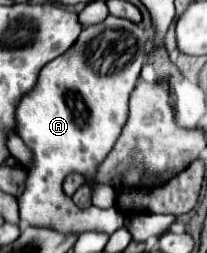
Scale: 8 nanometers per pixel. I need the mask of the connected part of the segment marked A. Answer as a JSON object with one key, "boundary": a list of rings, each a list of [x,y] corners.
{"boundary":[[[109,16],[101,24],[83,28],[77,42],[65,54],[57,56],[47,66],[43,66],[35,90],[25,94],[17,106],[19,136],[33,150],[35,156],[33,166],[29,168],[27,188],[19,198],[21,226],[41,226],[57,230],[61,234],[77,234],[77,236],[83,232],[112,234],[124,226],[125,216],[115,206],[108,210],[94,205],[87,209],[78,208],[71,198],[63,194],[61,184],[73,172],[85,178],[93,176],[99,164],[107,158],[107,154],[115,146],[129,116],[129,96],[139,80],[141,68],[145,64],[145,54],[147,54],[147,40],[143,28],[125,18]]]}

